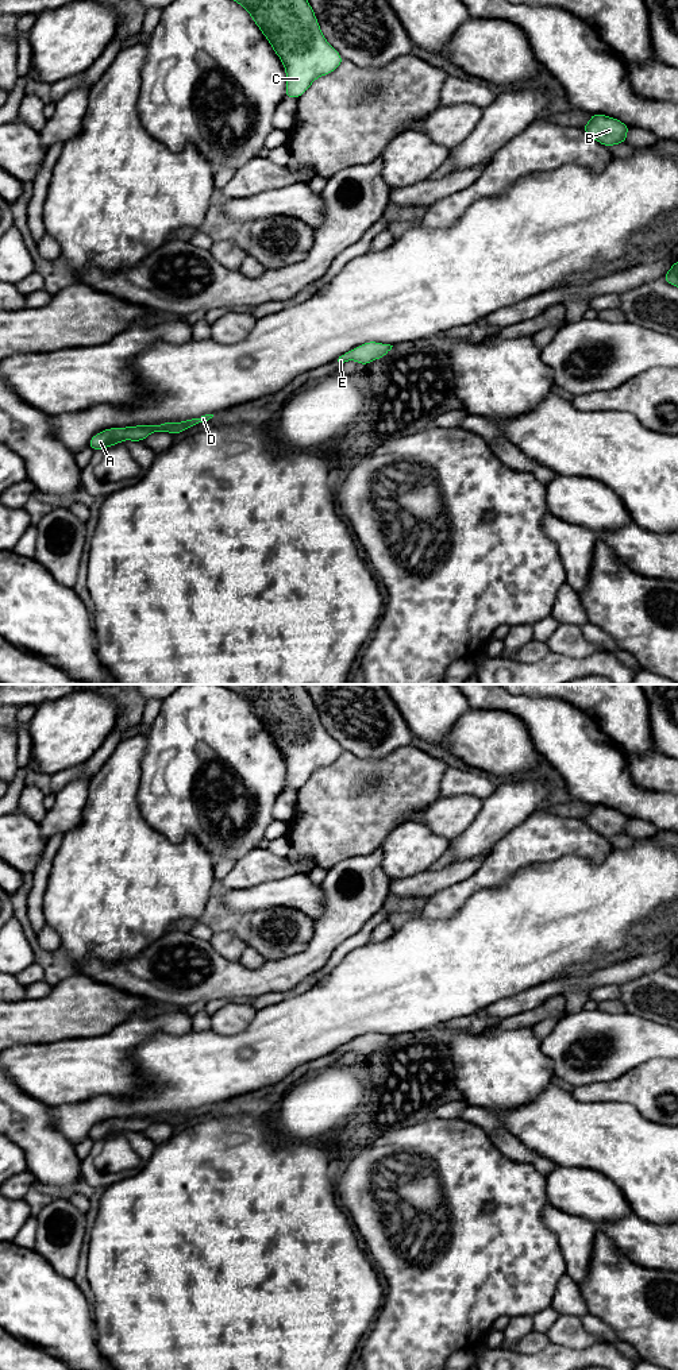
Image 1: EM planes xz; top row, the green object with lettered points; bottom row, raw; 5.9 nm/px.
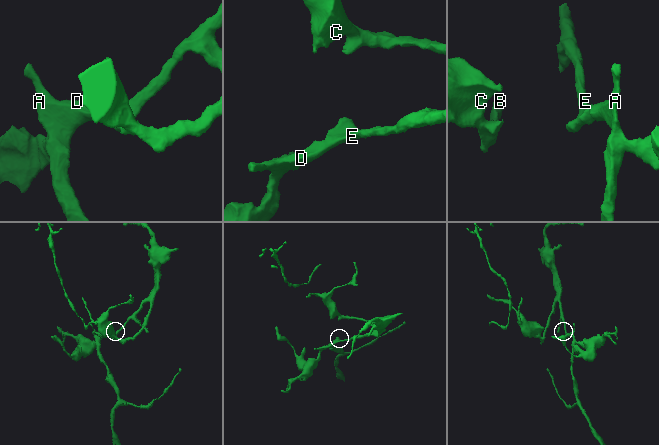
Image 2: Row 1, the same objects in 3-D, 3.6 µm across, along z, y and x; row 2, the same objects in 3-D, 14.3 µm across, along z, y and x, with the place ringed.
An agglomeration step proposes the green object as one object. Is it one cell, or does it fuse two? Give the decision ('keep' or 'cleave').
keep

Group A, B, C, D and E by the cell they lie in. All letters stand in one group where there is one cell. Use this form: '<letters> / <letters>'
A B C D E

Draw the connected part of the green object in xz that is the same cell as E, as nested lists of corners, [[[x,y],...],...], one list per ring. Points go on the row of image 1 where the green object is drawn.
[[[367,341],[343,355],[339,355],[334,362],[340,366],[348,360],[357,360],[359,364],[365,366],[375,359],[384,358],[392,347],[393,346],[390,344]]]

